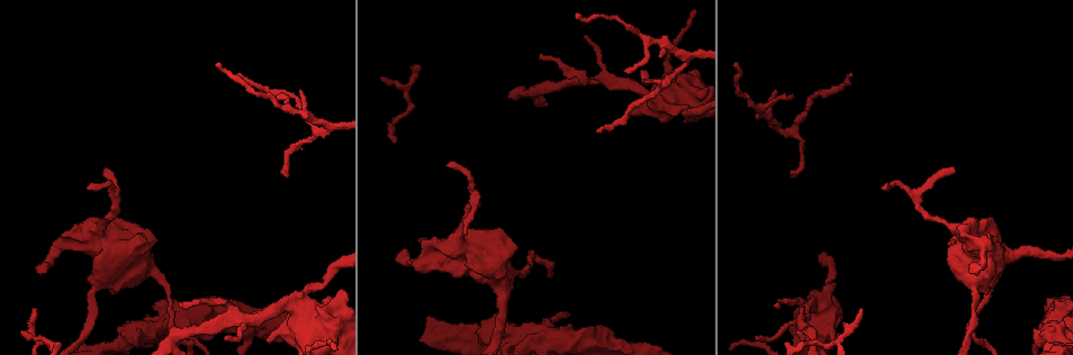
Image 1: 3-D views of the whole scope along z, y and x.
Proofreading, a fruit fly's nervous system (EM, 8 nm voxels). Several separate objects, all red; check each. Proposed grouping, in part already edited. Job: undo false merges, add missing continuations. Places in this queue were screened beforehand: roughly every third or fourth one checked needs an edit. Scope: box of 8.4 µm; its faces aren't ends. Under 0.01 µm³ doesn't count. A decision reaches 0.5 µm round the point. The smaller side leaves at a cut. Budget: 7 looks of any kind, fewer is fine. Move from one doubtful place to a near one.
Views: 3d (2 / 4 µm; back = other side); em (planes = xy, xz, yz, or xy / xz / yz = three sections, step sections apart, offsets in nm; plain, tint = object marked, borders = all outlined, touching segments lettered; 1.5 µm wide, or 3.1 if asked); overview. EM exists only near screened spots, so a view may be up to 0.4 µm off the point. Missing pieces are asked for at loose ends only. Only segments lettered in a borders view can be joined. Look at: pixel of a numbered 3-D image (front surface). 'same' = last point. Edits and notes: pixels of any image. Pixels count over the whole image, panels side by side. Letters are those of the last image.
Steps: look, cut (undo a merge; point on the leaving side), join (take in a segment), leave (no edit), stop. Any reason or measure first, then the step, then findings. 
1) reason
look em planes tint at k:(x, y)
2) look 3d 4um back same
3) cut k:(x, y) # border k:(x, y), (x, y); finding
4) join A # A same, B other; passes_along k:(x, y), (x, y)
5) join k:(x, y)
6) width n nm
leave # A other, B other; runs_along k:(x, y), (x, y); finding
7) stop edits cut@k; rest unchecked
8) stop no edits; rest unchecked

thick turns thin
look 3d 4um at 1:(549, 325)

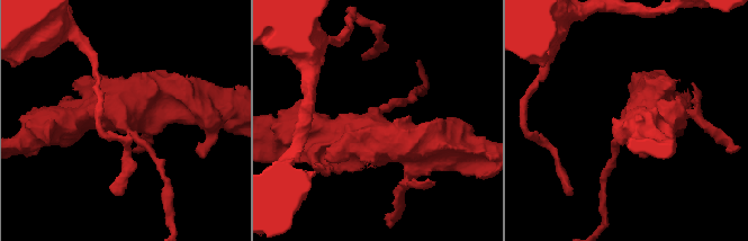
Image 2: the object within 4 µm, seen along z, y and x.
shape alone is not enough
look em xy step 4 tint at 2:(375, 117)

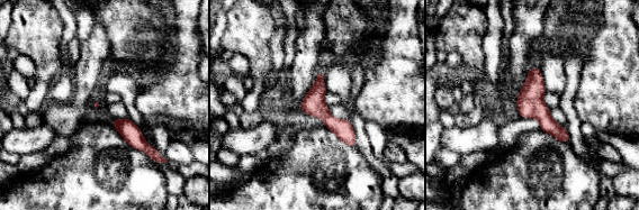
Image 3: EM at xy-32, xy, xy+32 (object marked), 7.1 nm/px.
what lies round it
look em xy step 4 borders same

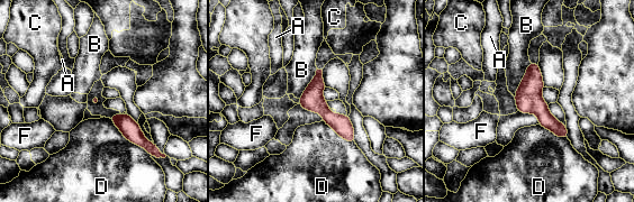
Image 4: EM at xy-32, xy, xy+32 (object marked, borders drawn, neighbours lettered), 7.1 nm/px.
width 120 nm
leave # A other, B other, C other, D other, F other; runs_along 4:(532, 65), (533, 101), (564, 135); one neuron here

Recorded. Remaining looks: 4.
thick turns thin
look em planes borders at 1:(106, 219)

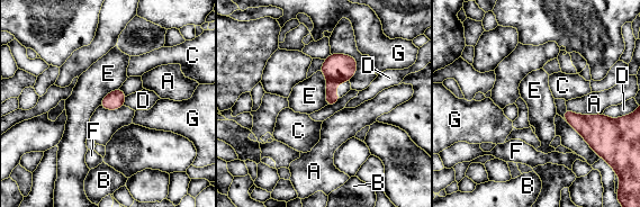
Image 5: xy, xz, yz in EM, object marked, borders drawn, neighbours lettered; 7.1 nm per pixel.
leave # A other, B other, C other, D other, E other, F other, G other; border 5:(320, 70), (326, 80), (326, 105); one neuron here

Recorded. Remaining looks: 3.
look 3d 2um at 1:(33, 308)

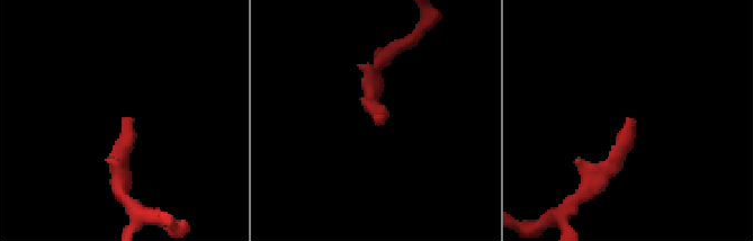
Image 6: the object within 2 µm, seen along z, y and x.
look em yz step 4 borders at 6:(125, 122)

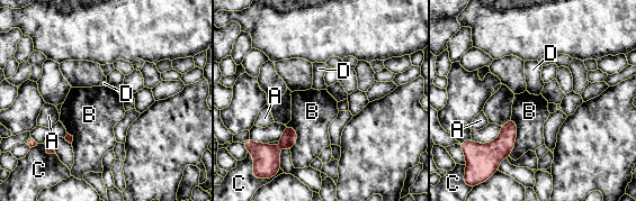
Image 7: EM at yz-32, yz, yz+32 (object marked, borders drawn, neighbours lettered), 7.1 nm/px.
another direction
look em planes borders same

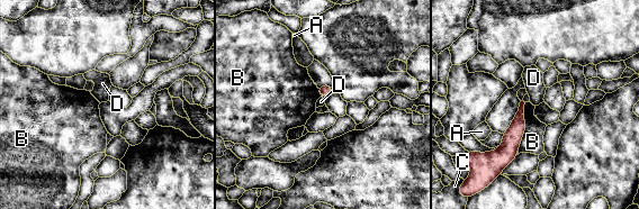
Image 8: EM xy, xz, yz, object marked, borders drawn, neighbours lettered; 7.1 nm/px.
width 80 nm
leave # A other, B other, C other, D other; runs_along 8:(521, 109), (515, 133), (497, 167); none of them fits

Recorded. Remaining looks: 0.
stop no edits; rest unchecked

